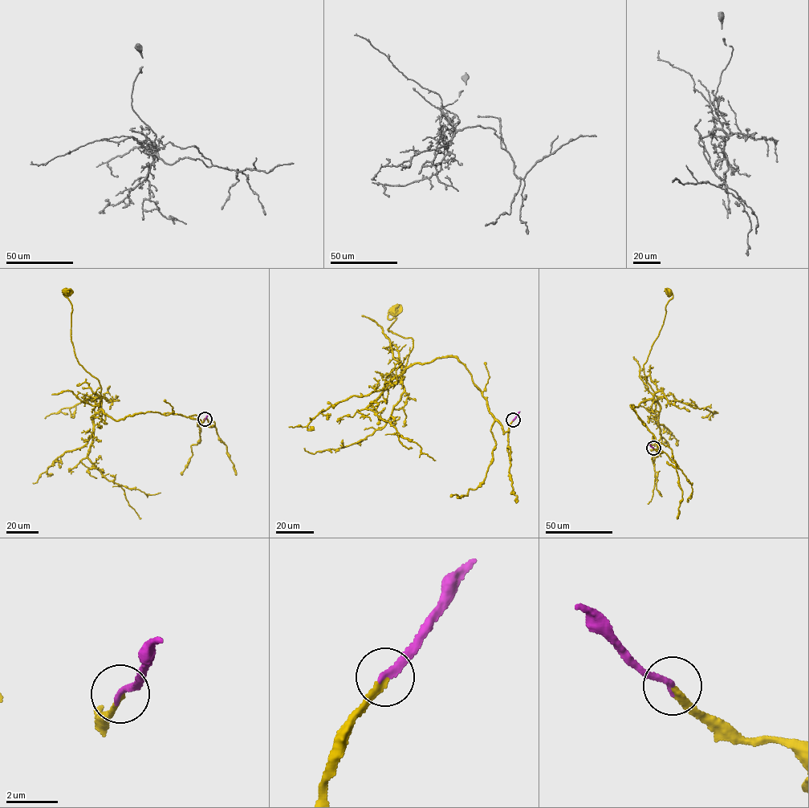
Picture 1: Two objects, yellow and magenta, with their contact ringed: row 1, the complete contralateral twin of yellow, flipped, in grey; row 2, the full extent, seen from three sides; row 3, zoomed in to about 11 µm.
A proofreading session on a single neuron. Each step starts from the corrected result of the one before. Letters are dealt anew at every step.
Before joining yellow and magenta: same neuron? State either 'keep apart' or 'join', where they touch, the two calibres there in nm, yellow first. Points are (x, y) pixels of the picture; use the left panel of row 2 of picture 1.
join | (205, 419) | 240/280 nm

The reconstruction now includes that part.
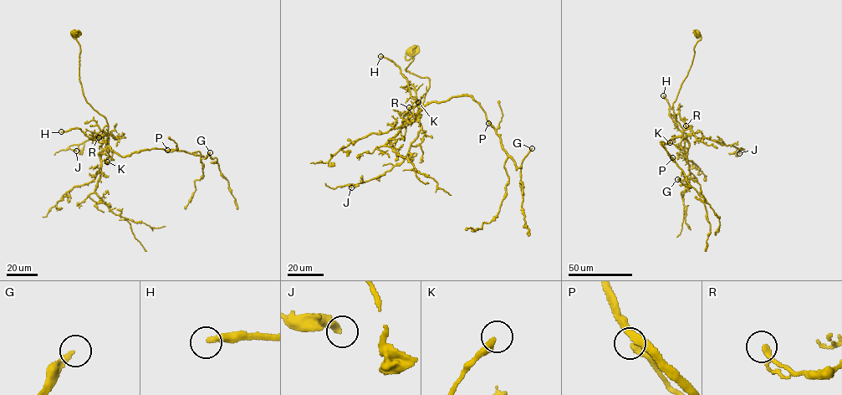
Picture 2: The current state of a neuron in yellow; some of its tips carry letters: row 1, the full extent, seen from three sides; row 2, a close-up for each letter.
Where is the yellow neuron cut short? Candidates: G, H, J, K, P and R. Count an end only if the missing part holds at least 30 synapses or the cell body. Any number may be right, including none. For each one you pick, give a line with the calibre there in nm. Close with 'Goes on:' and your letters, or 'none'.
G: calibre 220 nm
H: calibre 340 nm
P: calibre 240 nm
Goes on: G, H, P

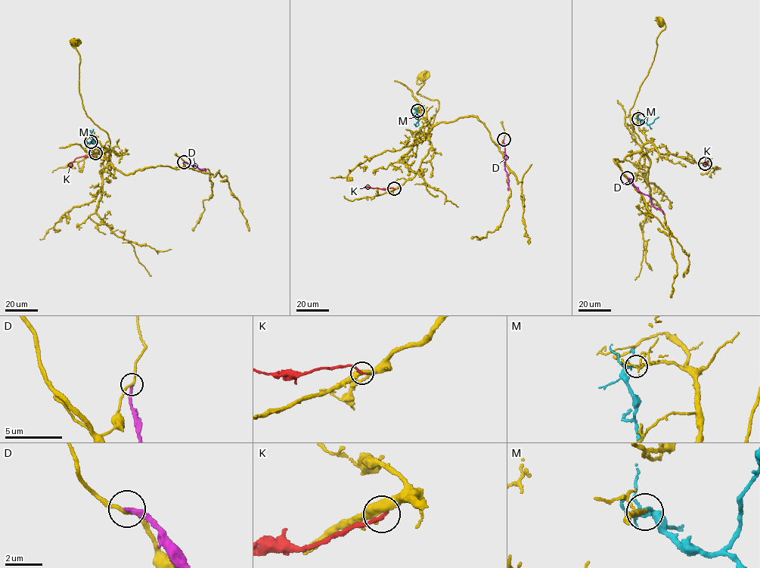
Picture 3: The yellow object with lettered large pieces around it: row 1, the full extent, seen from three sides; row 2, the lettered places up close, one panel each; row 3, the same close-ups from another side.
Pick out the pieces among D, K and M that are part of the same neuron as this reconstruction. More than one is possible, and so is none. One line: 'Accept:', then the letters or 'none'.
Accept: M

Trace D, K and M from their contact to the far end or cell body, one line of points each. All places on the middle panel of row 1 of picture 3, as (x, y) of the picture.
D: (504, 139), (508, 190)
K: (394, 188), (364, 187)
M: (417, 110), (416, 125)

